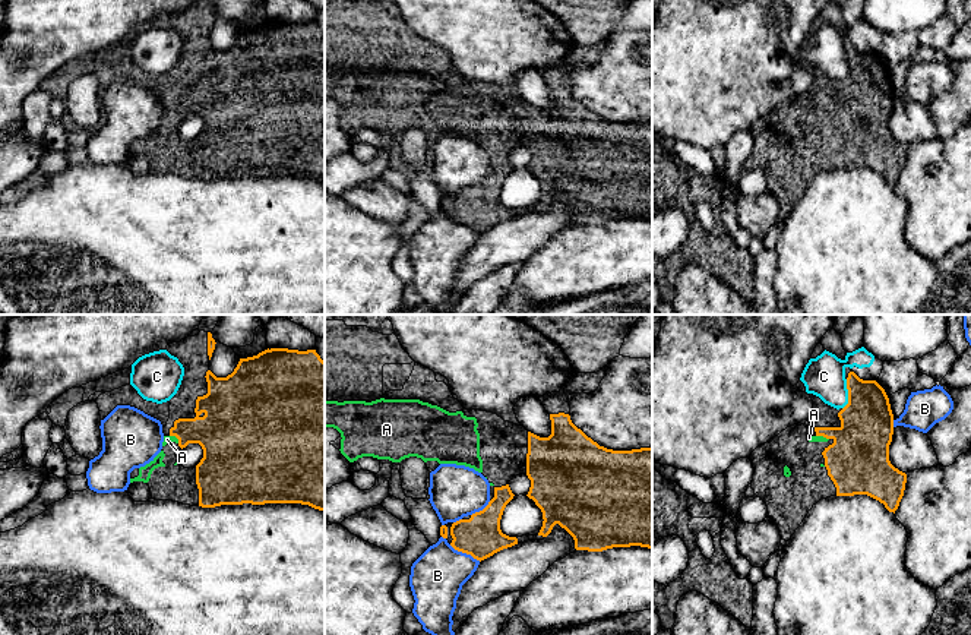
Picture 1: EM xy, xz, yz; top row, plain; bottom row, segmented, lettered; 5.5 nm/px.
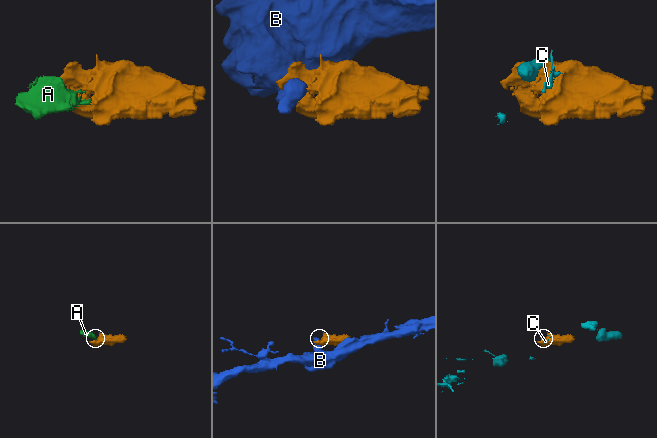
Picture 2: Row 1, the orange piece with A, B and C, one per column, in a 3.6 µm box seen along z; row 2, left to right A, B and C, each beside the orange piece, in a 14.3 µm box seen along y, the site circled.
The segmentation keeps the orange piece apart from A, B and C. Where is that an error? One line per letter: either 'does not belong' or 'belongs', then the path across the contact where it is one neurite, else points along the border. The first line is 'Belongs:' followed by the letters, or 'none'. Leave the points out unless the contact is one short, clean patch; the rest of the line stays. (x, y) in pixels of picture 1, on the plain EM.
Belongs: A
A: belongs
B: does not belong
C: does not belong

